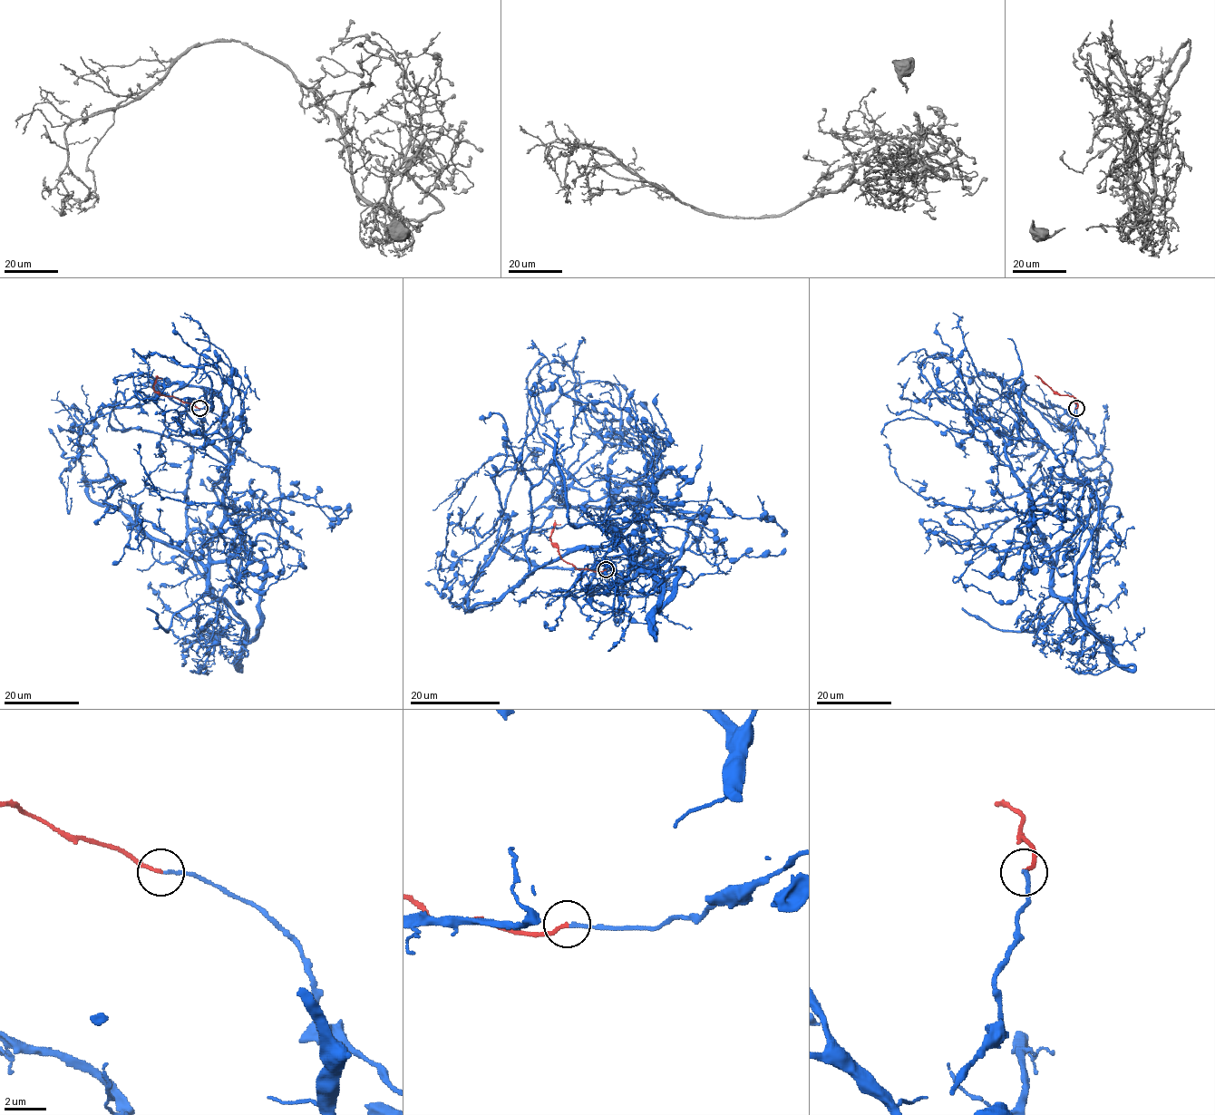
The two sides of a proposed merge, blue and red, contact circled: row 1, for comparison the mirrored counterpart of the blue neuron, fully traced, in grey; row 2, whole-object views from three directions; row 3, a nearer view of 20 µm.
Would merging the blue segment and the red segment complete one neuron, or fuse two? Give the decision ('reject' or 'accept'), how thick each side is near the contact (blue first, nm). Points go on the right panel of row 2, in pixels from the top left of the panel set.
accept | 160/160 nm

